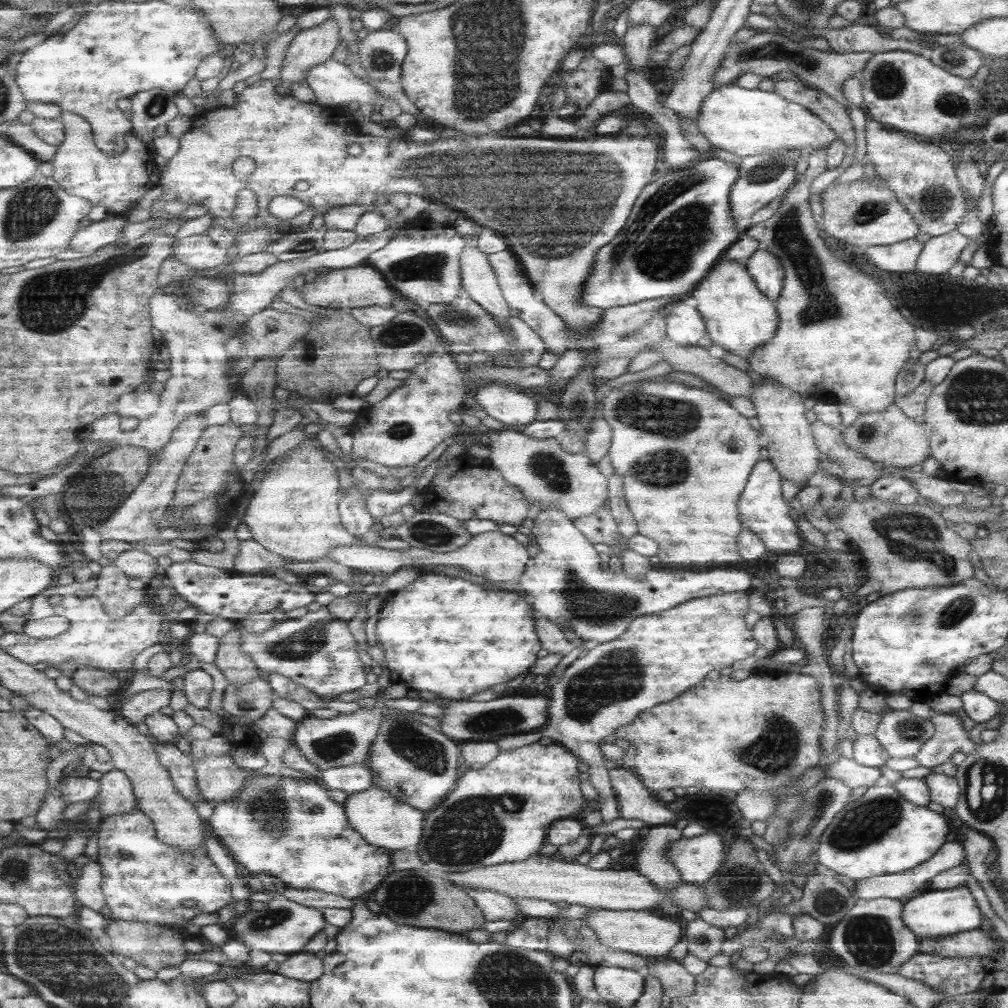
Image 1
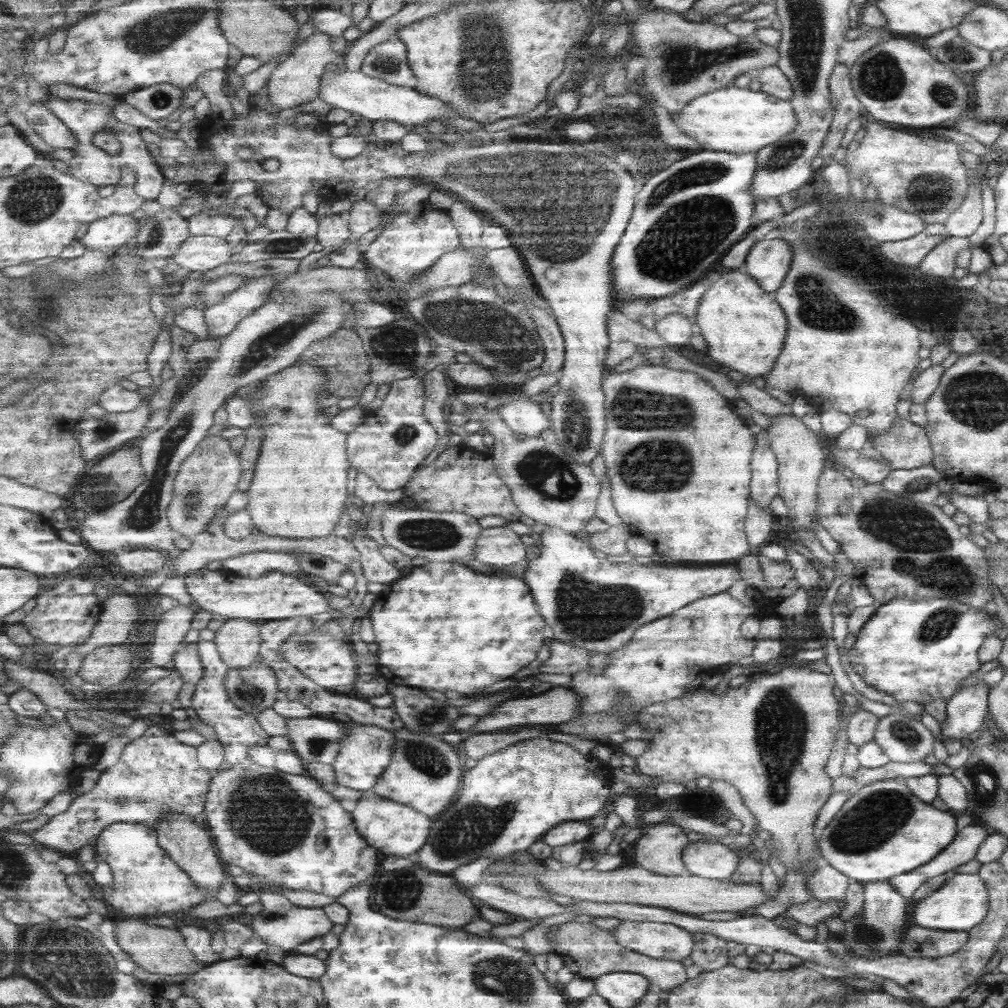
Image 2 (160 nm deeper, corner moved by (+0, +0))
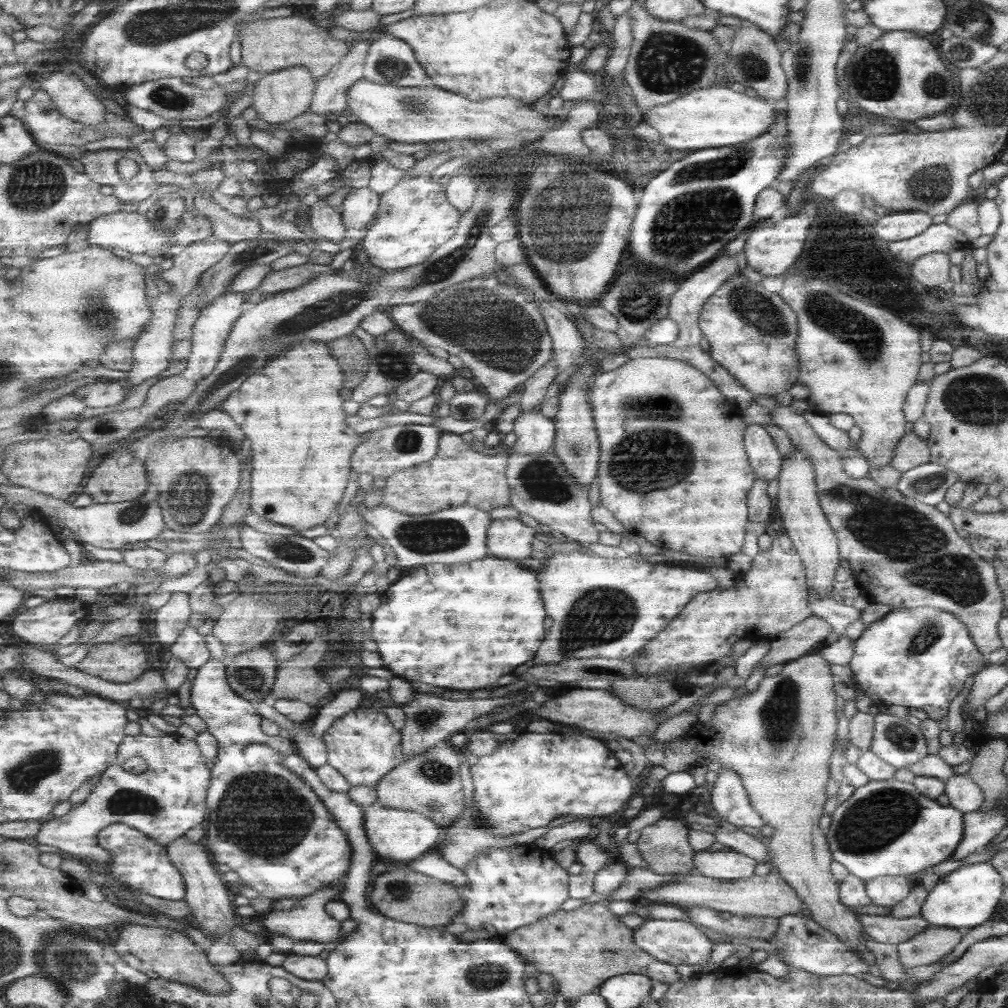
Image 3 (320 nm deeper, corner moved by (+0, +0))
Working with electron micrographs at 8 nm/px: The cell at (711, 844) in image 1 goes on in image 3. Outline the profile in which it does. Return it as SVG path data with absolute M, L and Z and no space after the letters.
M723 847L697 851L694 860L697 873L722 881L749 878L756 869L756 863L748 855Z

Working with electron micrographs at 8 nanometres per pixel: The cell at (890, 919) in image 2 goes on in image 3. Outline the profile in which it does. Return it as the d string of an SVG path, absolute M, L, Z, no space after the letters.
M876 876L871 880L864 882L865 894L870 898L870 903L875 906L887 906L891 908L894 904L897 904L902 898L905 898L909 891L912 889L908 877L902 876Z

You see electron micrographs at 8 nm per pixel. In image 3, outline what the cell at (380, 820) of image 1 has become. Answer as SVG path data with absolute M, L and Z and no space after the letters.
M367 807L365 811L365 828L369 844L376 854L393 863L407 863L417 860L425 853L433 851L441 842L445 828L433 819L412 810L401 810L396 807Z

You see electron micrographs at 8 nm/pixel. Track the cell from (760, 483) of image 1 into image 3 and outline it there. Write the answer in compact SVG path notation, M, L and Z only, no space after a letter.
M748 424L744 431L744 451L749 466L757 478L768 483L779 473L782 458L763 425Z

